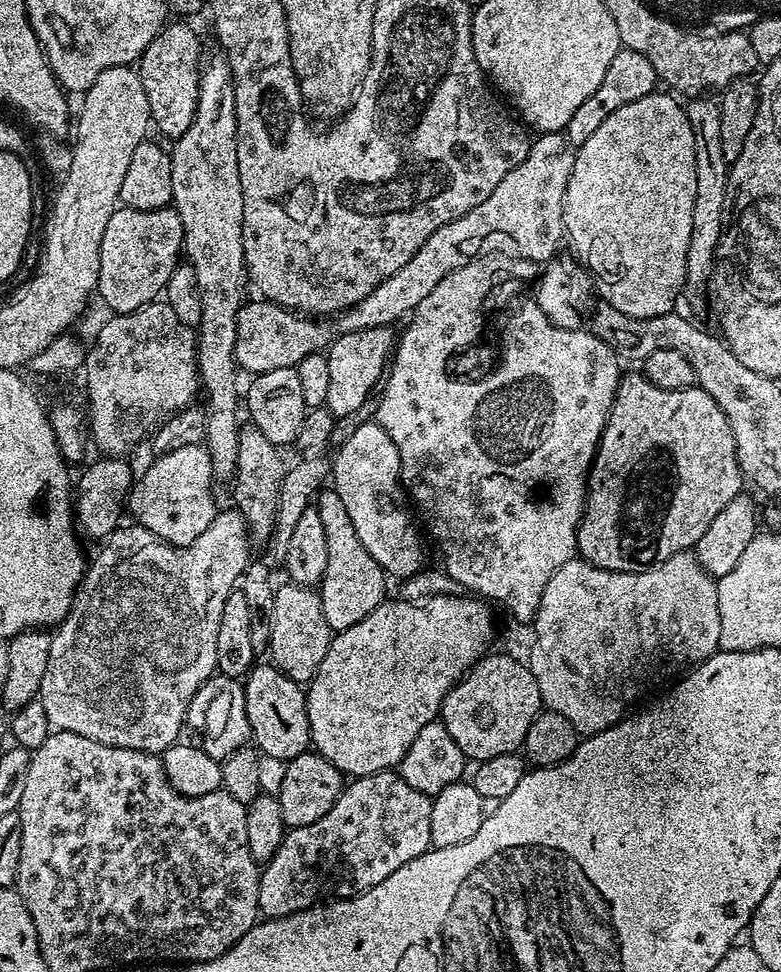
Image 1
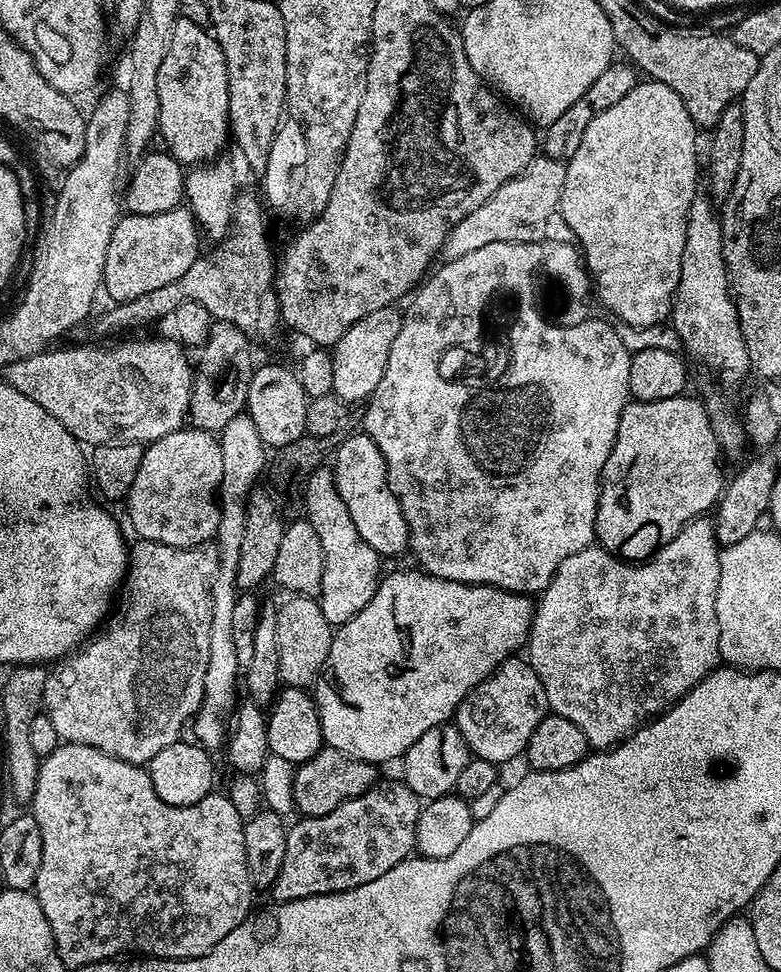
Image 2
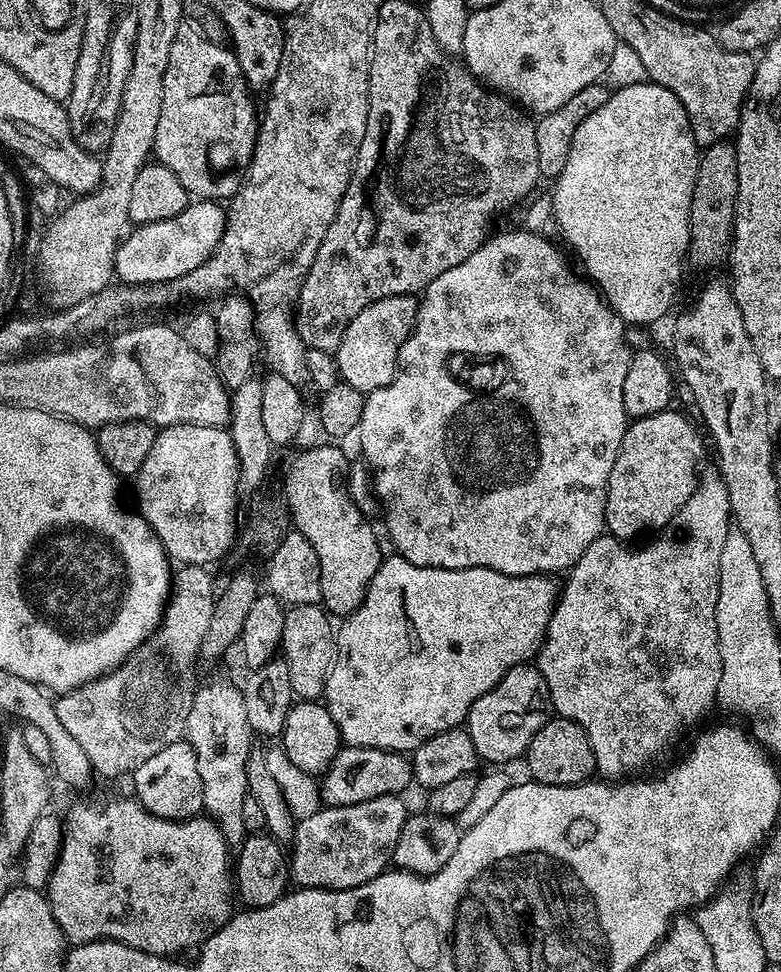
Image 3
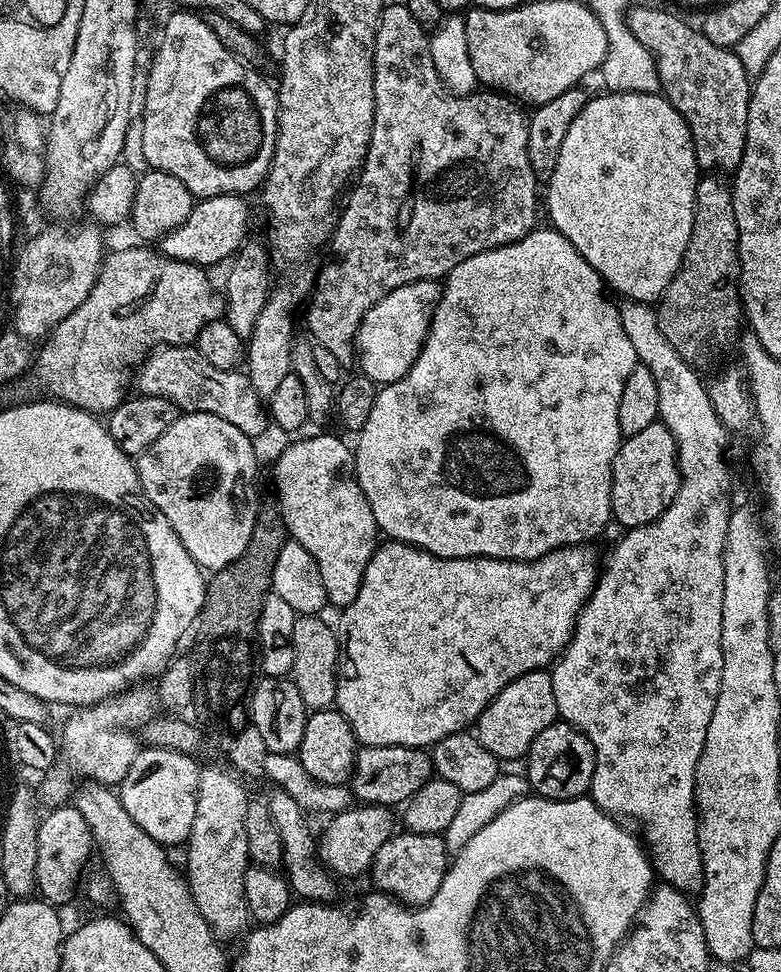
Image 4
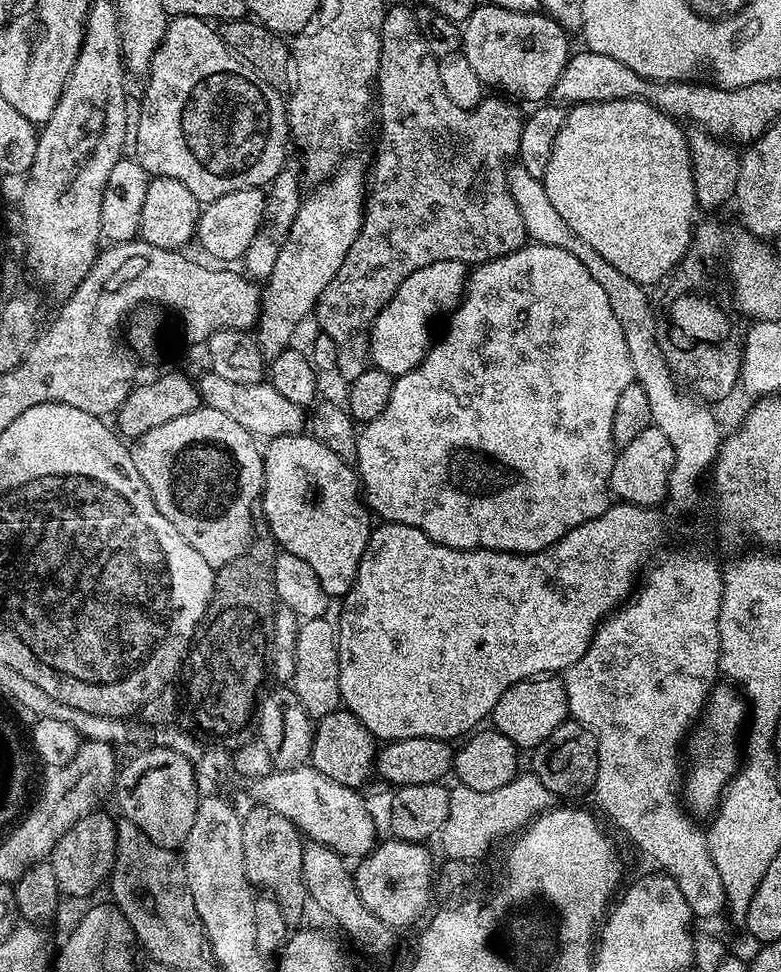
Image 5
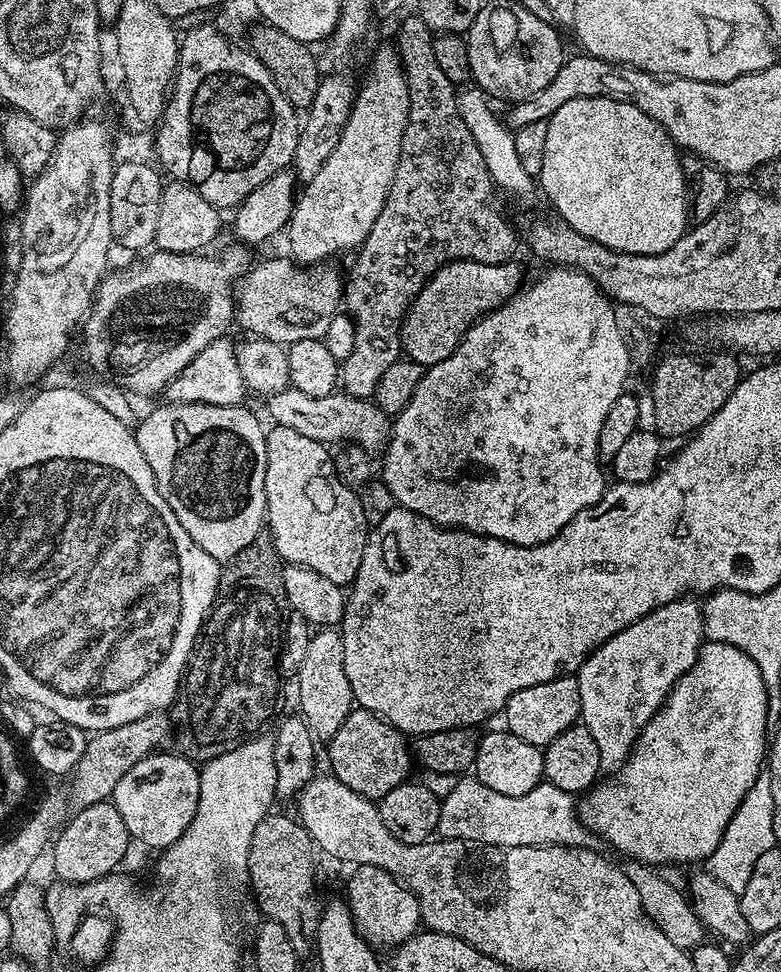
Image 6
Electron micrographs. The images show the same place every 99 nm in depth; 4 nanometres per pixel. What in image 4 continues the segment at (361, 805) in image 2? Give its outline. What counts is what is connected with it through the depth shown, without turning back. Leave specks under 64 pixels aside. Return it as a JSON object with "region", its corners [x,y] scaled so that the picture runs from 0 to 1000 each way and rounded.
{"region":[[[485,827],[455,829],[431,835],[420,845],[415,857],[407,860],[407,880],[416,893],[426,902],[461,901],[475,894],[484,874],[489,874],[489,866],[503,860],[502,840],[496,830]]]}

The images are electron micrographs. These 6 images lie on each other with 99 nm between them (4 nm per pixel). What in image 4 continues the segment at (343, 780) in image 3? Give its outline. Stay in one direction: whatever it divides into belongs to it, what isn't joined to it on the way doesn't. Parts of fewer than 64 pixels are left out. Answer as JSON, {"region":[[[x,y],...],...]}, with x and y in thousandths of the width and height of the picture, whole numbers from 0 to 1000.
{"region":[[[525,767],[462,769],[456,776],[456,786],[451,790],[448,812],[457,824],[467,828],[516,828],[547,802],[554,801],[552,777],[542,770]]]}

